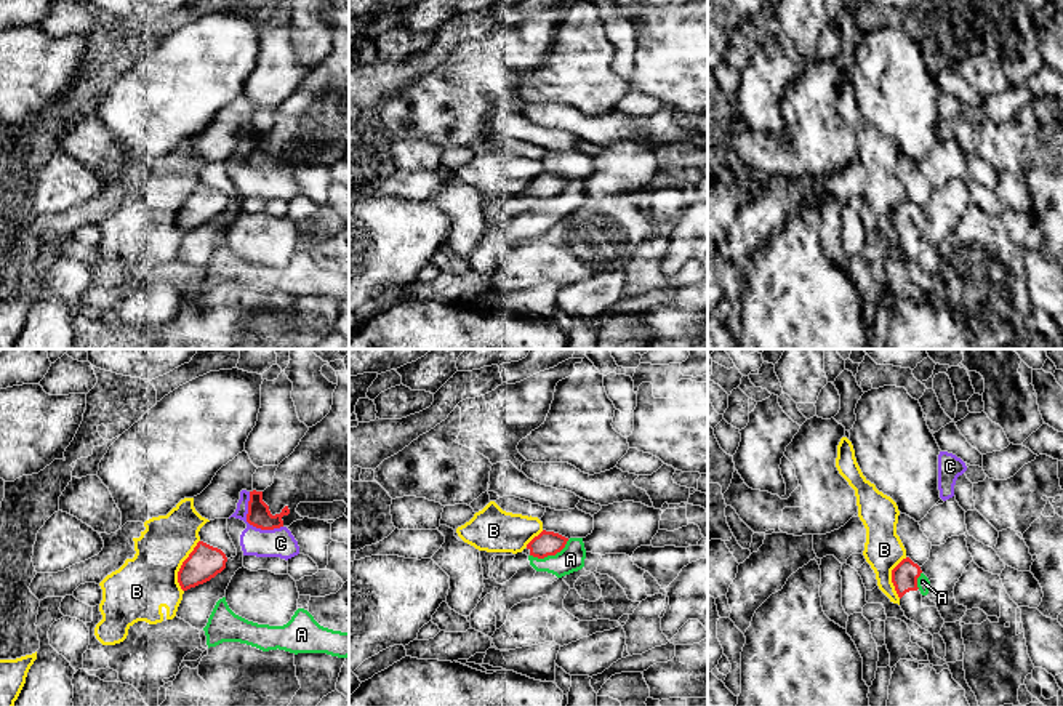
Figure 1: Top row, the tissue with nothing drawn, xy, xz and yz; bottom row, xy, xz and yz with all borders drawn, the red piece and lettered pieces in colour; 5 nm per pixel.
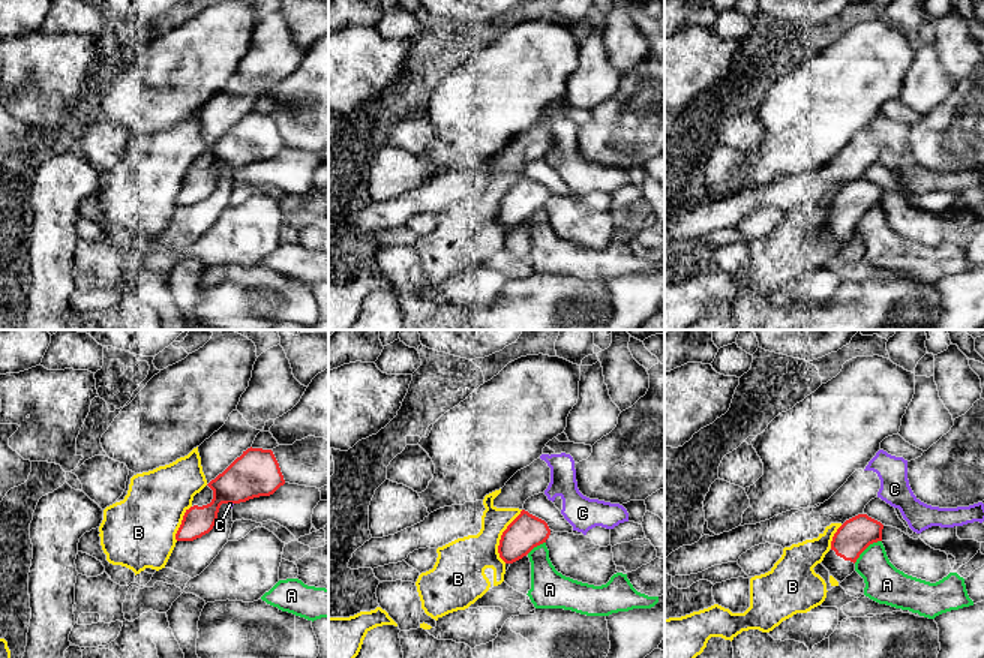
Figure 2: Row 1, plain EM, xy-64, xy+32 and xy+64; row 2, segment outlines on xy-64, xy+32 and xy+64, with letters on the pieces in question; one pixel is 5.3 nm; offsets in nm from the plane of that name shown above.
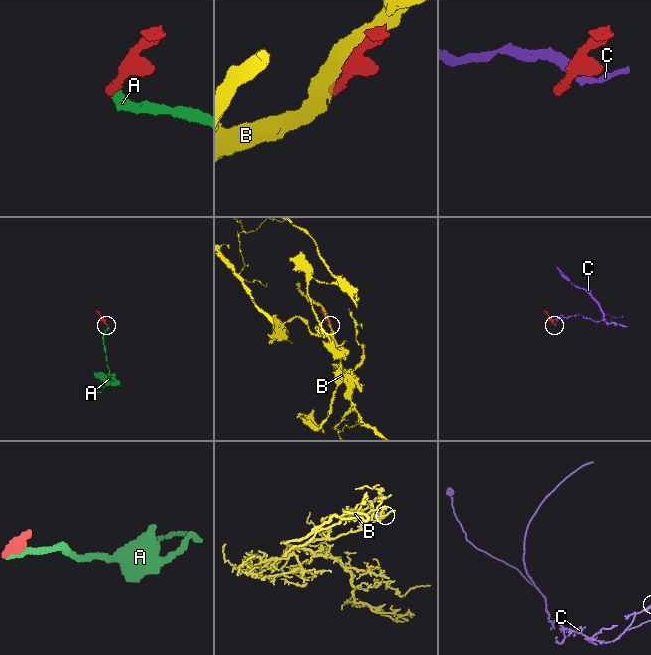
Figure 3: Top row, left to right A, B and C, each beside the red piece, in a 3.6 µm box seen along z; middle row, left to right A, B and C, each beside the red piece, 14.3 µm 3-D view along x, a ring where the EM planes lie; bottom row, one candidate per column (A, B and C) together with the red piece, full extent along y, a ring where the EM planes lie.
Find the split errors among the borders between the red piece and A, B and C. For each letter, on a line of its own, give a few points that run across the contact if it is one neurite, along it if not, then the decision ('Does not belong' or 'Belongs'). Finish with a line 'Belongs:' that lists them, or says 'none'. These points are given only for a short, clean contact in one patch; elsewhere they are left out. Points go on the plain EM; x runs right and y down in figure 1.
A: Line: xz (569, 181), (554, 196), (543, 199), (530, 197). Does not belong
B: Does not belong
C: Line: xy (248, 133), (247, 162), (261, 170), (282, 168). Does not belong
Belongs: none

